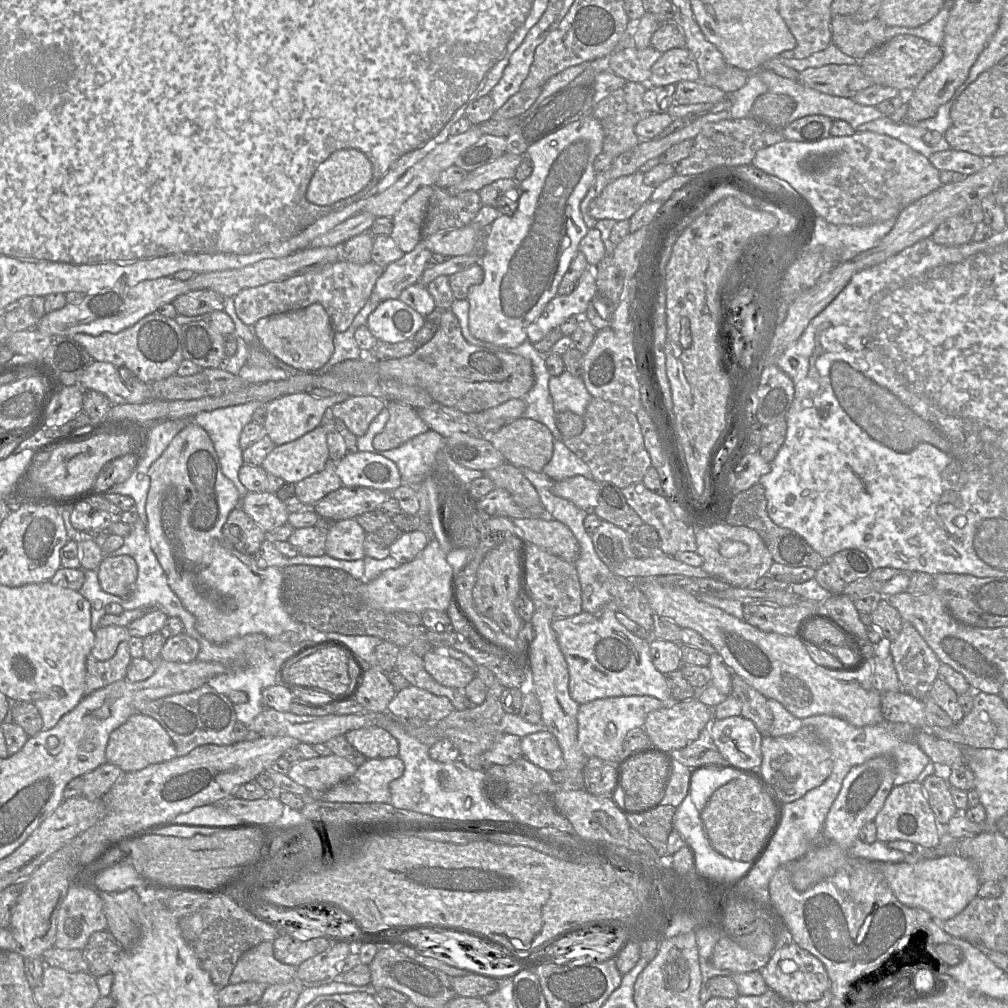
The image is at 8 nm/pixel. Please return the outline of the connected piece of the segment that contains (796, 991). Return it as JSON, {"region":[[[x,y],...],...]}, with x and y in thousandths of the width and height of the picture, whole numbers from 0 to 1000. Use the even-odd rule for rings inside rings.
{"region":[[[783,933],[775,935],[769,940],[762,955],[754,962],[754,965],[762,981],[767,982],[785,995],[801,996],[810,993],[815,989],[820,981],[823,981],[823,971],[816,955]]]}

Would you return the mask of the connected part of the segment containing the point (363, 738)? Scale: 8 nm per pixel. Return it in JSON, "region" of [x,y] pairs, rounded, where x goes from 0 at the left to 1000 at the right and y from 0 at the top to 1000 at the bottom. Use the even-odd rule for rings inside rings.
{"region":[[[361,720],[345,725],[341,730],[364,753],[391,751],[396,747],[394,734],[376,720]]]}

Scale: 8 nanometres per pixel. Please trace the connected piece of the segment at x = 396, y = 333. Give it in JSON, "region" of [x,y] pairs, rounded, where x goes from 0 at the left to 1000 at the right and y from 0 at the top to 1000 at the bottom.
{"region":[[[394,296],[379,299],[363,322],[377,339],[395,340],[410,335],[421,319],[420,313]]]}

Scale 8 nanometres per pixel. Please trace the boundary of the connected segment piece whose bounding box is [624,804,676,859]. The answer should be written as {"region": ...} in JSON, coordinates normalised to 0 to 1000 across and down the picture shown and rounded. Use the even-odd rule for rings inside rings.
{"region":[[[655,799],[636,807],[619,806],[626,821],[635,826],[651,843],[657,852],[663,852],[662,832],[668,822],[668,810],[671,802]]]}

